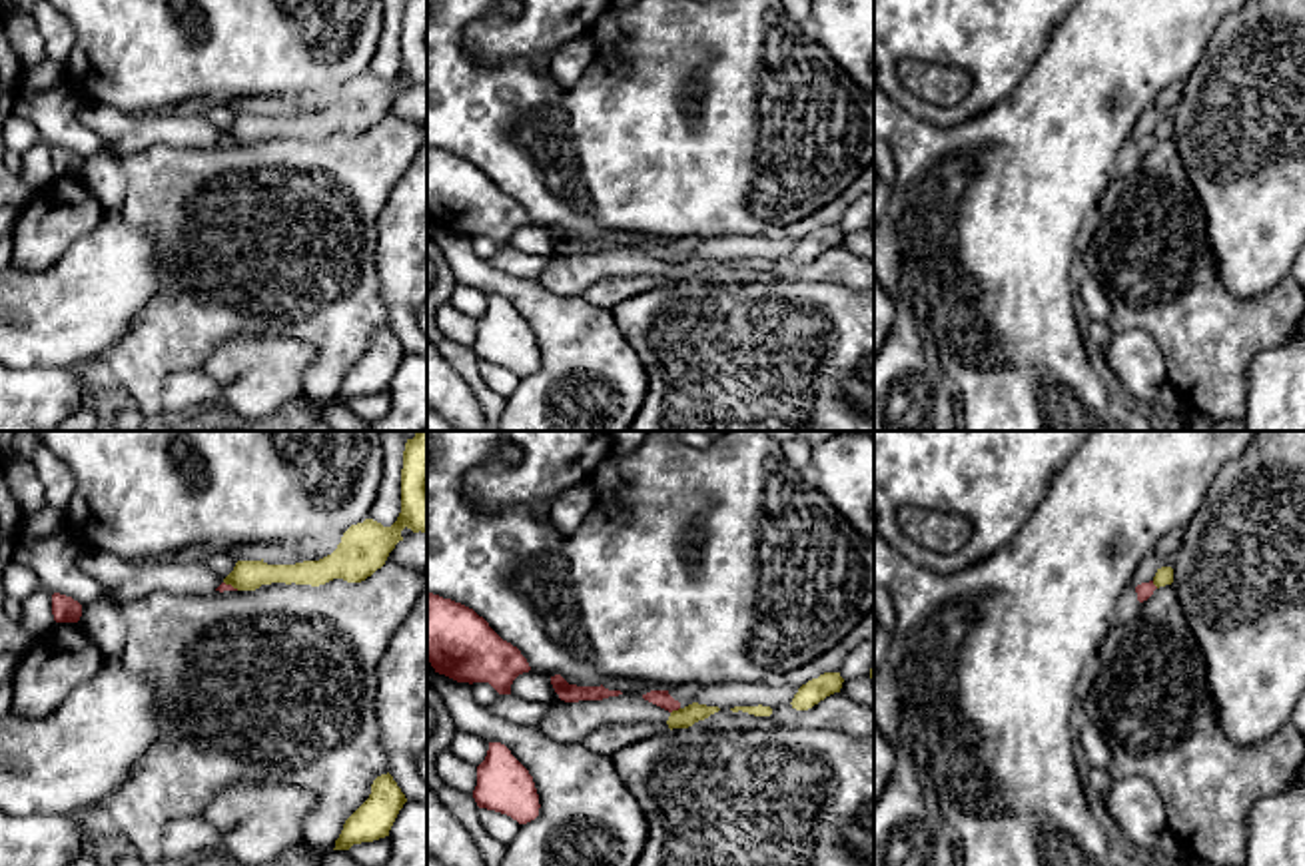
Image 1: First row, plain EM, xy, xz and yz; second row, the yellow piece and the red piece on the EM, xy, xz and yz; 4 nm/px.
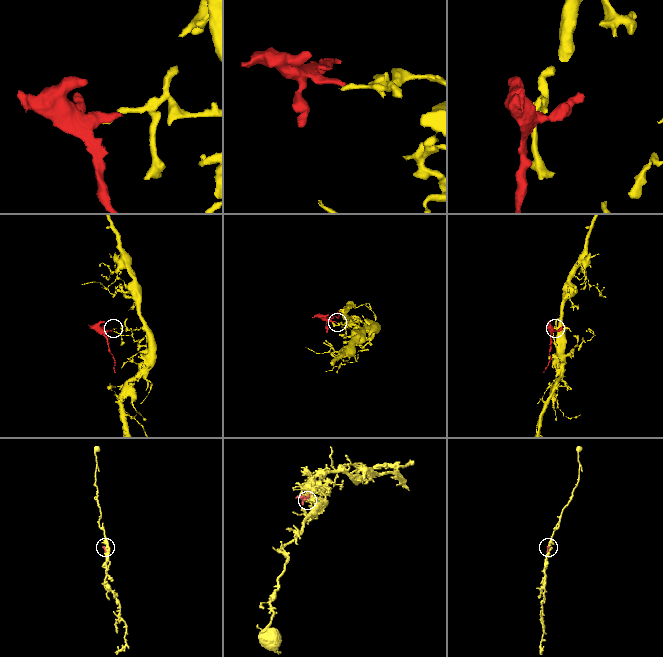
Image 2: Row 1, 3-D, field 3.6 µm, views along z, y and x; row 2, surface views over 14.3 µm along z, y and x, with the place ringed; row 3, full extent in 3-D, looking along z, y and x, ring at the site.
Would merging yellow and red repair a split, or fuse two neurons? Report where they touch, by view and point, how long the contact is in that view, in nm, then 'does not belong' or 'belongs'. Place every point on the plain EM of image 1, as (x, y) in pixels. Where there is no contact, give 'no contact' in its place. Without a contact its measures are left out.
xz (675, 264) | 50 nm | does not belong

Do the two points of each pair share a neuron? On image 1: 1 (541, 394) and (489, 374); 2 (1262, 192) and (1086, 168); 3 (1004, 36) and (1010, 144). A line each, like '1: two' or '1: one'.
1: two
2: two
3: two

